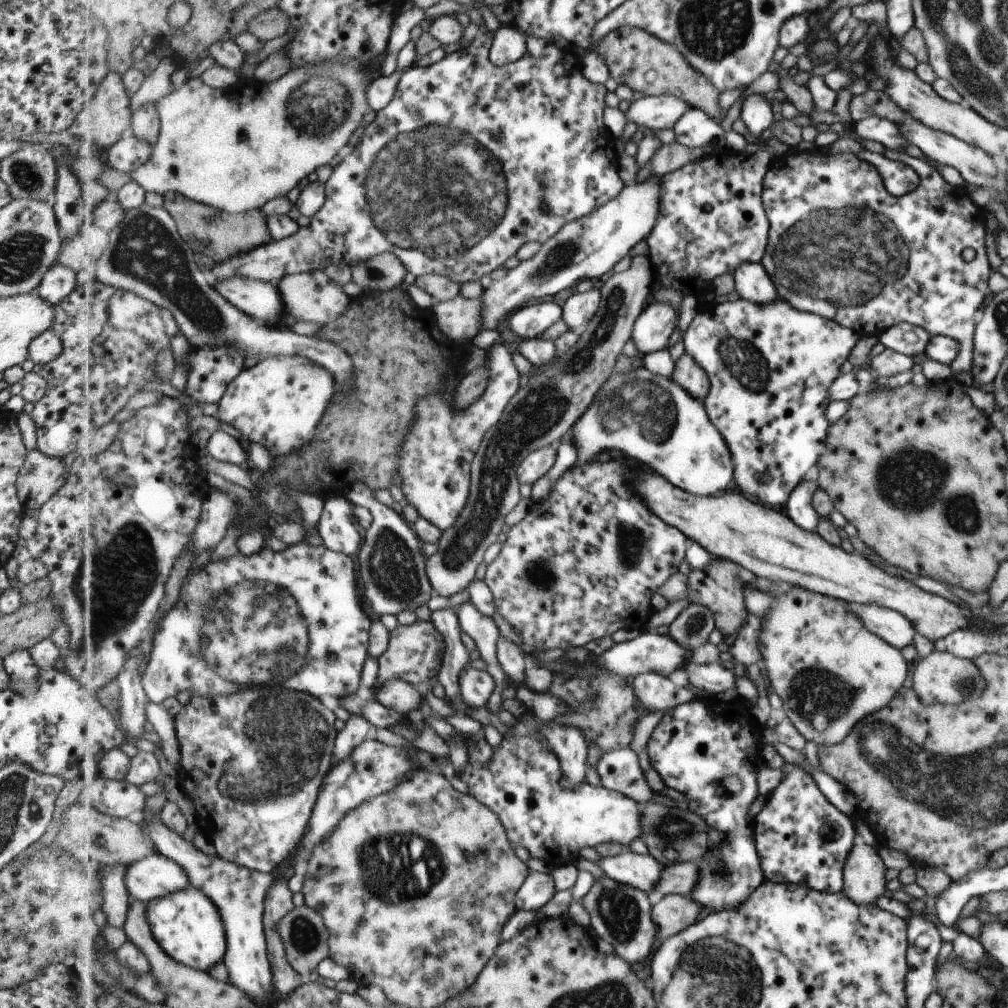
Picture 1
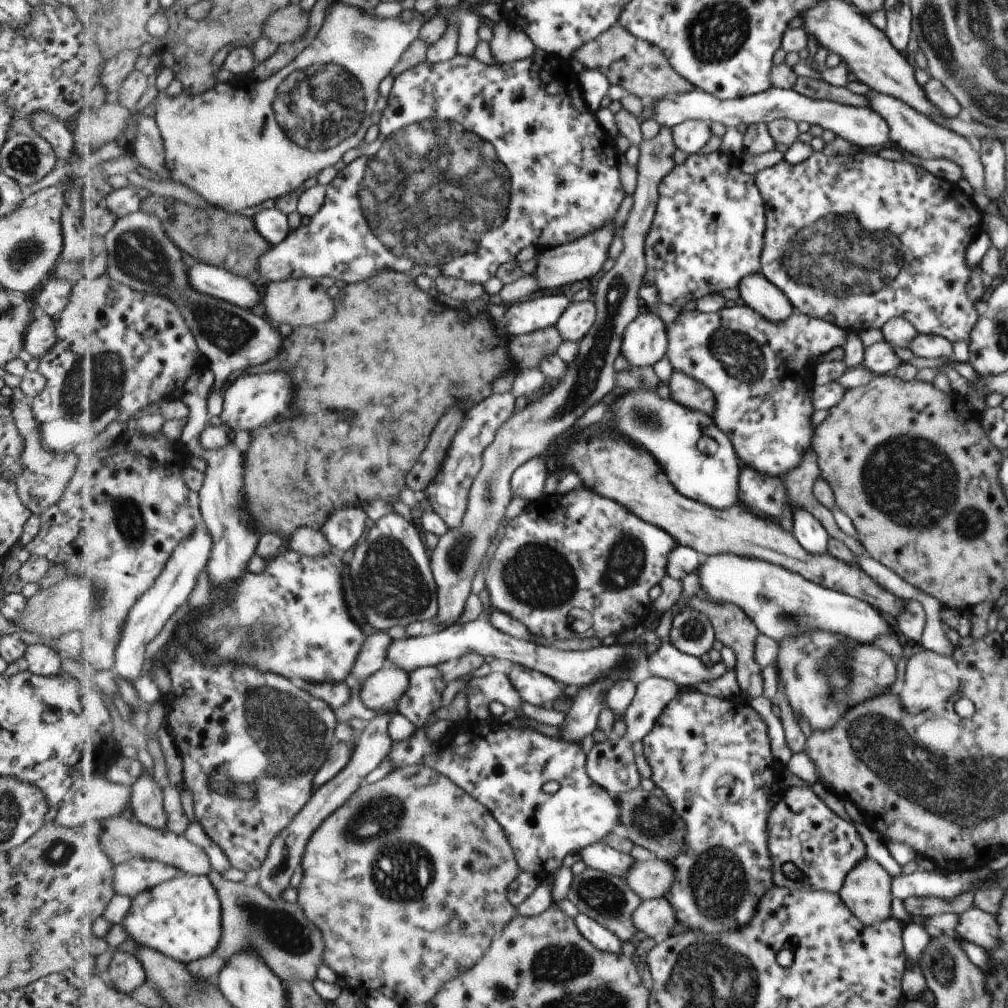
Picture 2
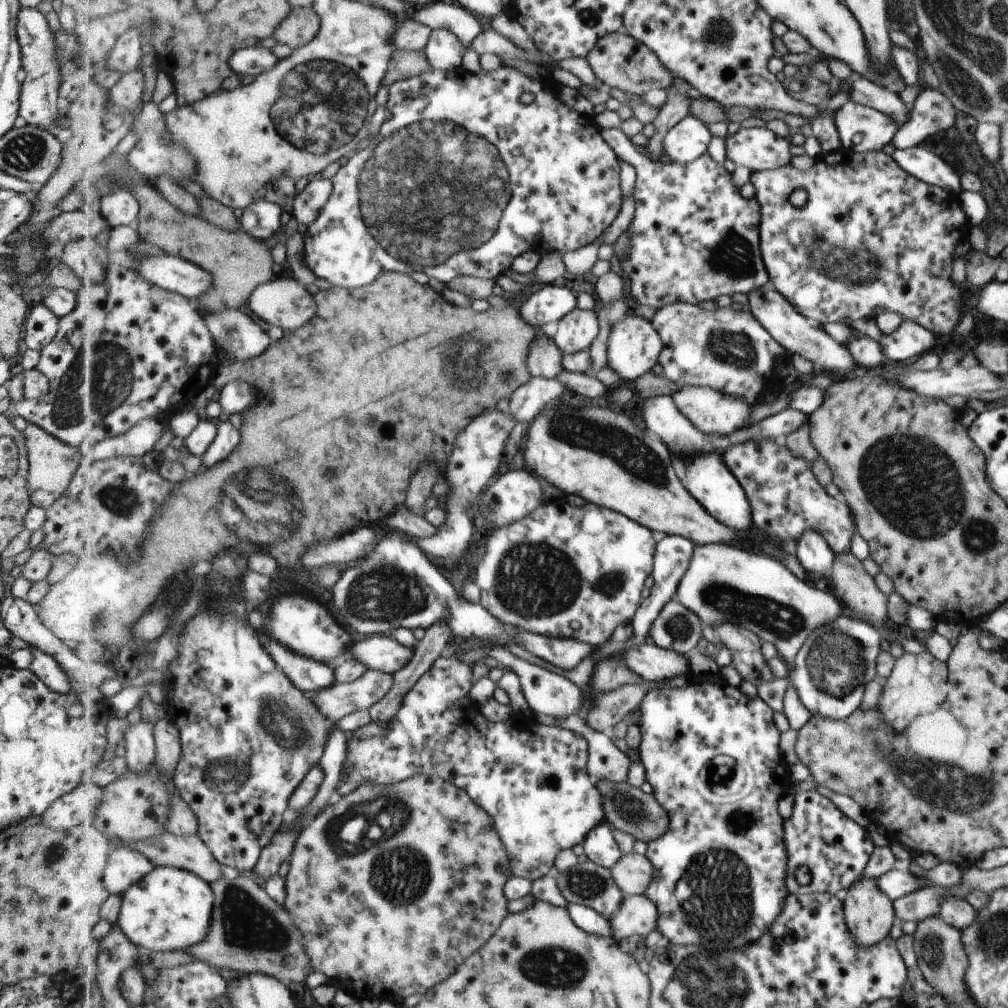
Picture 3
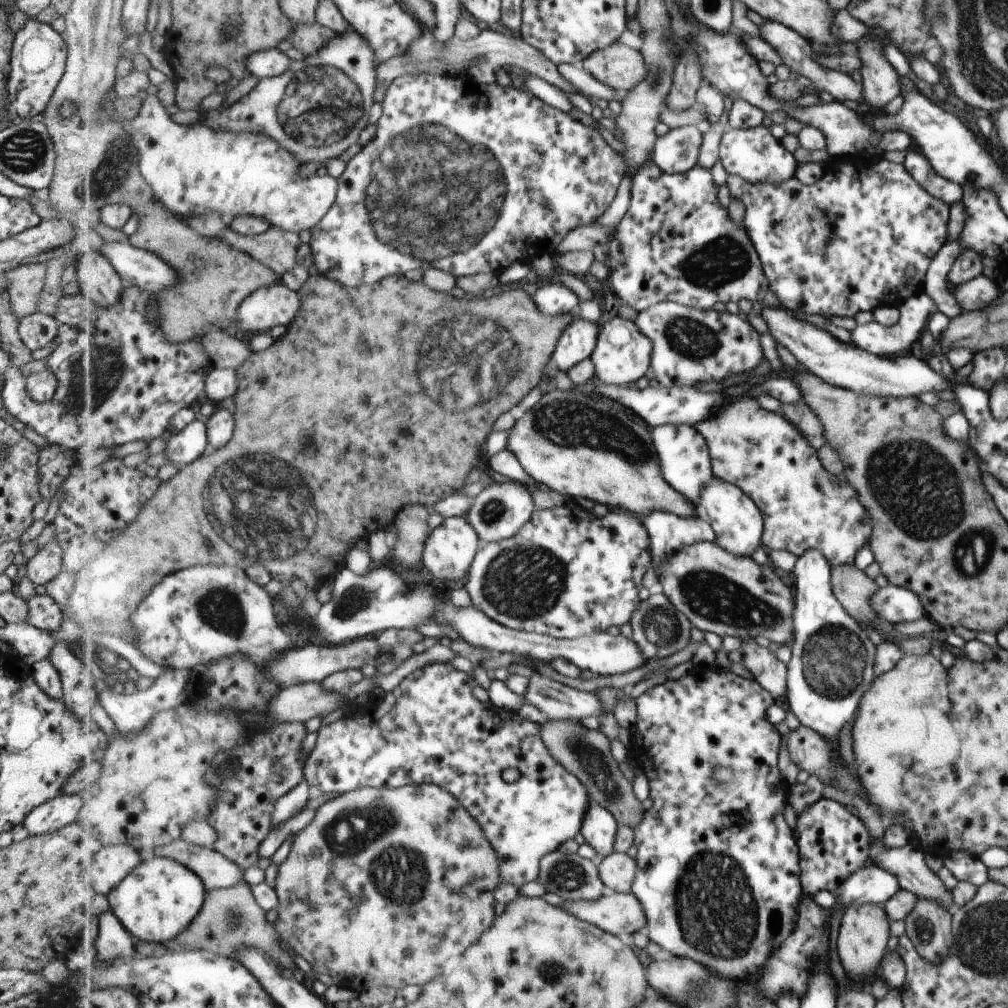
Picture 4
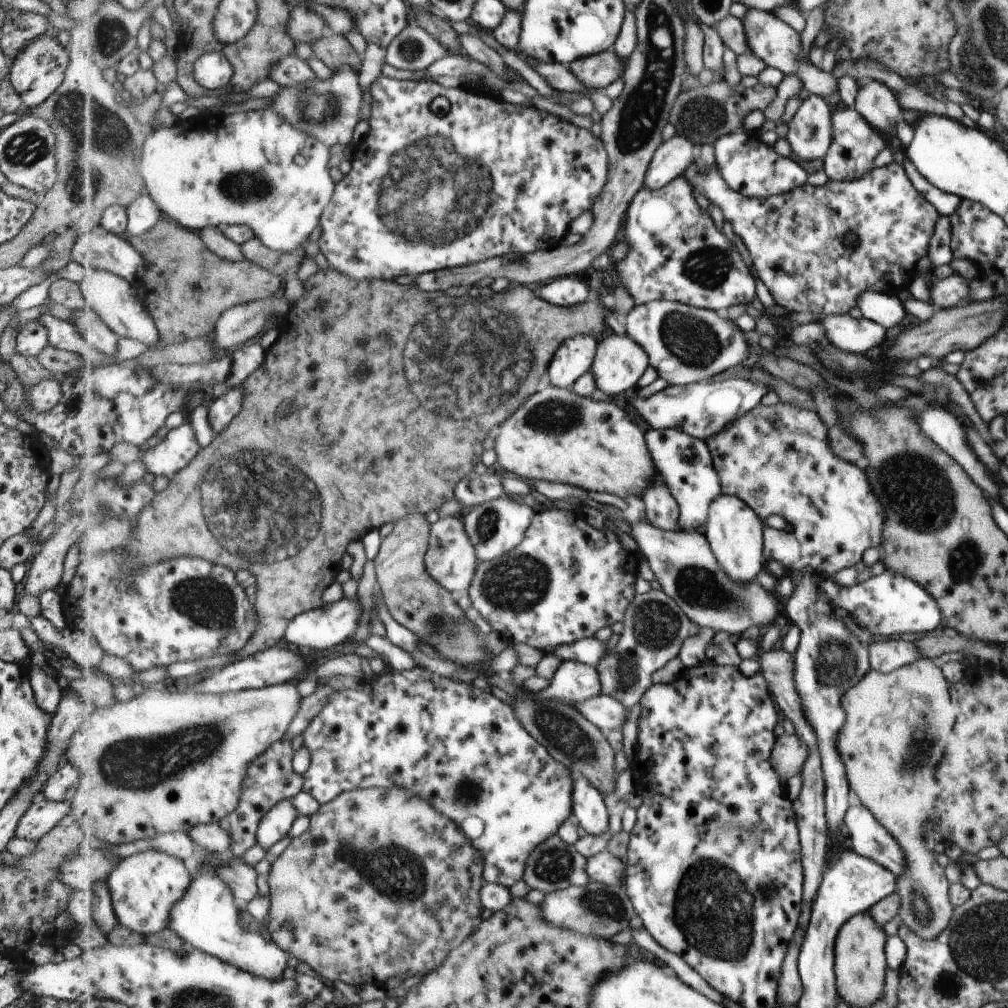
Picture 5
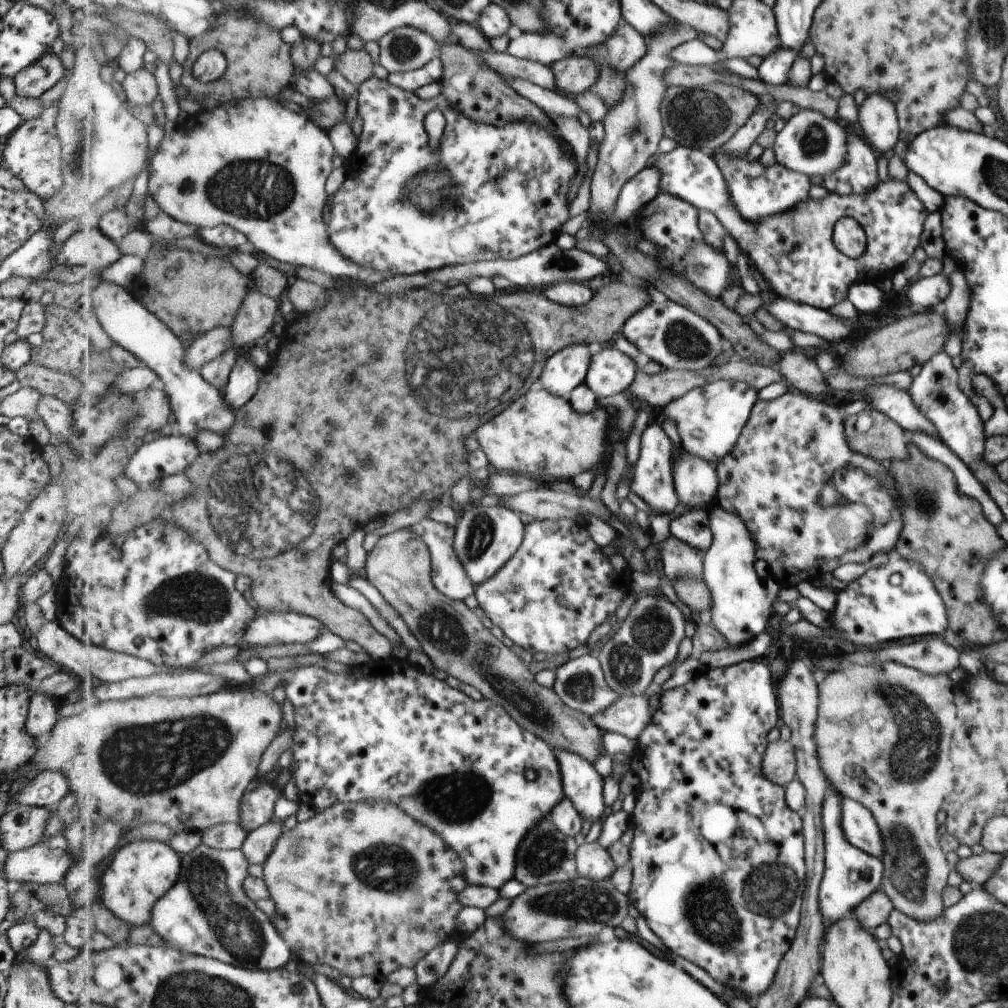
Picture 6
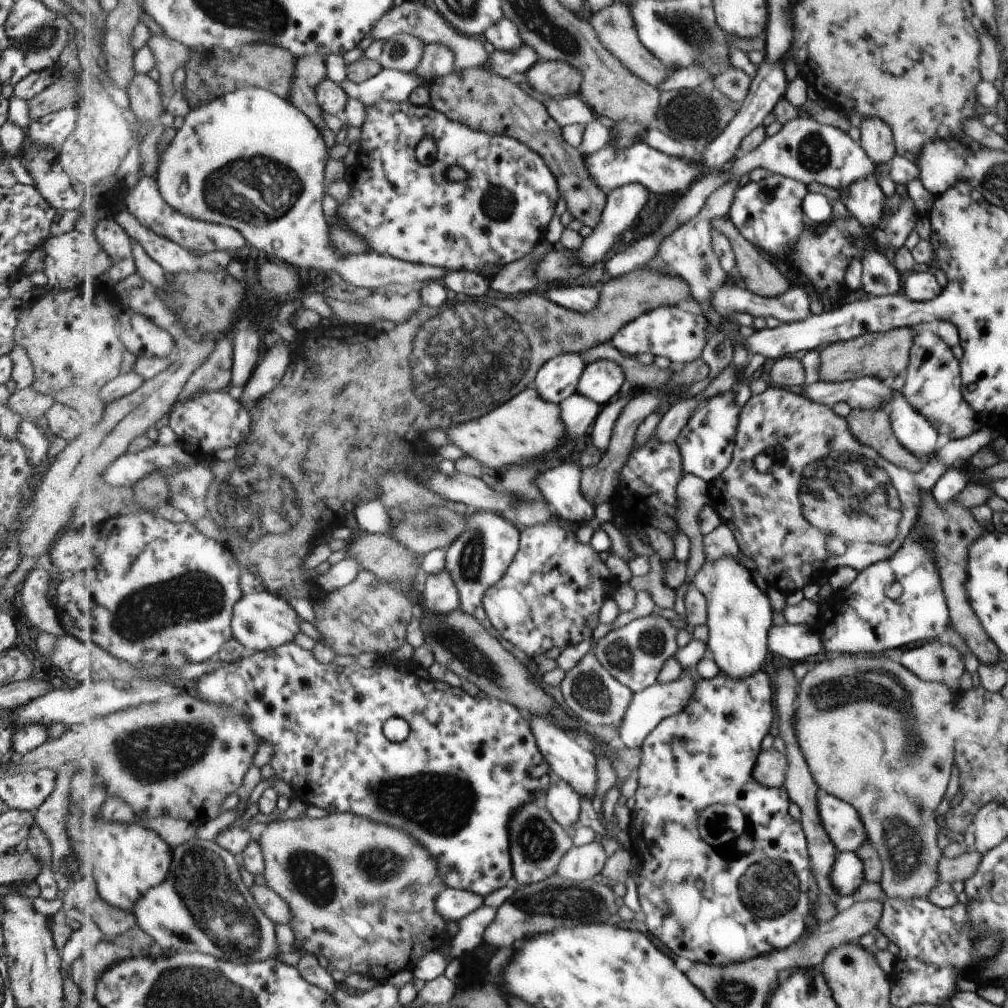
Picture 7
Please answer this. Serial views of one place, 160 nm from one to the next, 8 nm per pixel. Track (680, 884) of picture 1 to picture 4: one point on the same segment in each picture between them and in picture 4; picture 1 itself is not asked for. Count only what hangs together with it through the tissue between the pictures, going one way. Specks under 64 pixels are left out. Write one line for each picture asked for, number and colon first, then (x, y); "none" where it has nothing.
2: (652, 879)
3: (634, 873)
4: (618, 871)

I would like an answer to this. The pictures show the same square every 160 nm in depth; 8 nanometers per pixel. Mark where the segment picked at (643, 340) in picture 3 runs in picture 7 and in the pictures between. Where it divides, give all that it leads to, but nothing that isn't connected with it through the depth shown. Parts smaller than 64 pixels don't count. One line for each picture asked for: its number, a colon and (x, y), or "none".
4: (624, 353)
5: (620, 362)
6: (611, 371)
7: (602, 380)

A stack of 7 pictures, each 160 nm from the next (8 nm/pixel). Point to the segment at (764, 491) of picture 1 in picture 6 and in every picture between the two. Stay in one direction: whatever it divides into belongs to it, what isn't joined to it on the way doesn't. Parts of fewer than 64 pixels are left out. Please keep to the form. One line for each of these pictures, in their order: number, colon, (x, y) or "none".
2: (747, 360)
3: (729, 350)
4: (691, 345)
5: (686, 344)
6: (676, 338)

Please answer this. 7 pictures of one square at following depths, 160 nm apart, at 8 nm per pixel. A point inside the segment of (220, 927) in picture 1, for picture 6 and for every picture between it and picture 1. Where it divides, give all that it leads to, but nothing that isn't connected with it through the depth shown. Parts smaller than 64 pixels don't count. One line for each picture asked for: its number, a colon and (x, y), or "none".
2: (182, 918)
3: (170, 910)
4: (161, 897)
5: (145, 887)
6: (140, 873)

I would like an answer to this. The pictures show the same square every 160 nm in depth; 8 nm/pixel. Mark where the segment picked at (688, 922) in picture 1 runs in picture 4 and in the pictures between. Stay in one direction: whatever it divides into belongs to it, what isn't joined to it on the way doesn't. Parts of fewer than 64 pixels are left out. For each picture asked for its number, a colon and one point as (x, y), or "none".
2: (655, 918)
3: (639, 916)
4: (622, 914)

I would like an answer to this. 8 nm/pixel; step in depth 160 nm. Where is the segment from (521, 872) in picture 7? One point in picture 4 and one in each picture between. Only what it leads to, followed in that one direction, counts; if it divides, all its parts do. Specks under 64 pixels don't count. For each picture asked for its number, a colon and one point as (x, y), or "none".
4: (574, 878)
5: (555, 865)
6: (548, 855)

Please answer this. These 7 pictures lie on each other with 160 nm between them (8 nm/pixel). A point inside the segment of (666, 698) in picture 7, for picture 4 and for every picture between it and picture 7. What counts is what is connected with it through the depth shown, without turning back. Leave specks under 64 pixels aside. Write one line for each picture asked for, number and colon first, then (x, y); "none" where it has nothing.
4: (554, 700)
5: (605, 711)
6: (629, 715)

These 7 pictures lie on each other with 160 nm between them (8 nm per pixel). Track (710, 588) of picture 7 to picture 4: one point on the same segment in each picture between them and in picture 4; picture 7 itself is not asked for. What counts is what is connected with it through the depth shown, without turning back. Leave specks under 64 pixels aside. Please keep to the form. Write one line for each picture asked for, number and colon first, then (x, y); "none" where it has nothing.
4: (738, 522)
5: (735, 532)
6: (740, 609)

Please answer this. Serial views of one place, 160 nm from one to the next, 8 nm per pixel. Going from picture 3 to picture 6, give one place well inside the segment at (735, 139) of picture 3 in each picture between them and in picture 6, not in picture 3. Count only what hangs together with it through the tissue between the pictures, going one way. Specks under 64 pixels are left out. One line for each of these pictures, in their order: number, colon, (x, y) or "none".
4: (753, 153)
5: (749, 166)
6: (757, 191)

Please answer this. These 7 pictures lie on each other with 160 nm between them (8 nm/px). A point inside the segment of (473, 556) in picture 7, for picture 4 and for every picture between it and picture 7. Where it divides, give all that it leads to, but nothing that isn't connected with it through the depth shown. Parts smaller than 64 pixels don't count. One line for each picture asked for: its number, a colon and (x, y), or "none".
4: (499, 511)
5: (496, 527)
6: (486, 537)

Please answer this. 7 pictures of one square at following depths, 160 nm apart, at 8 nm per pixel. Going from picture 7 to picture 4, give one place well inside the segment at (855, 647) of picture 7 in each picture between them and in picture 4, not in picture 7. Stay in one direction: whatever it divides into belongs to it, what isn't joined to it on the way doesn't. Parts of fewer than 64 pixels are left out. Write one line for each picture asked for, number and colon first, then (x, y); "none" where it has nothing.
4: (894, 604)
5: (885, 604)
6: (898, 600)

